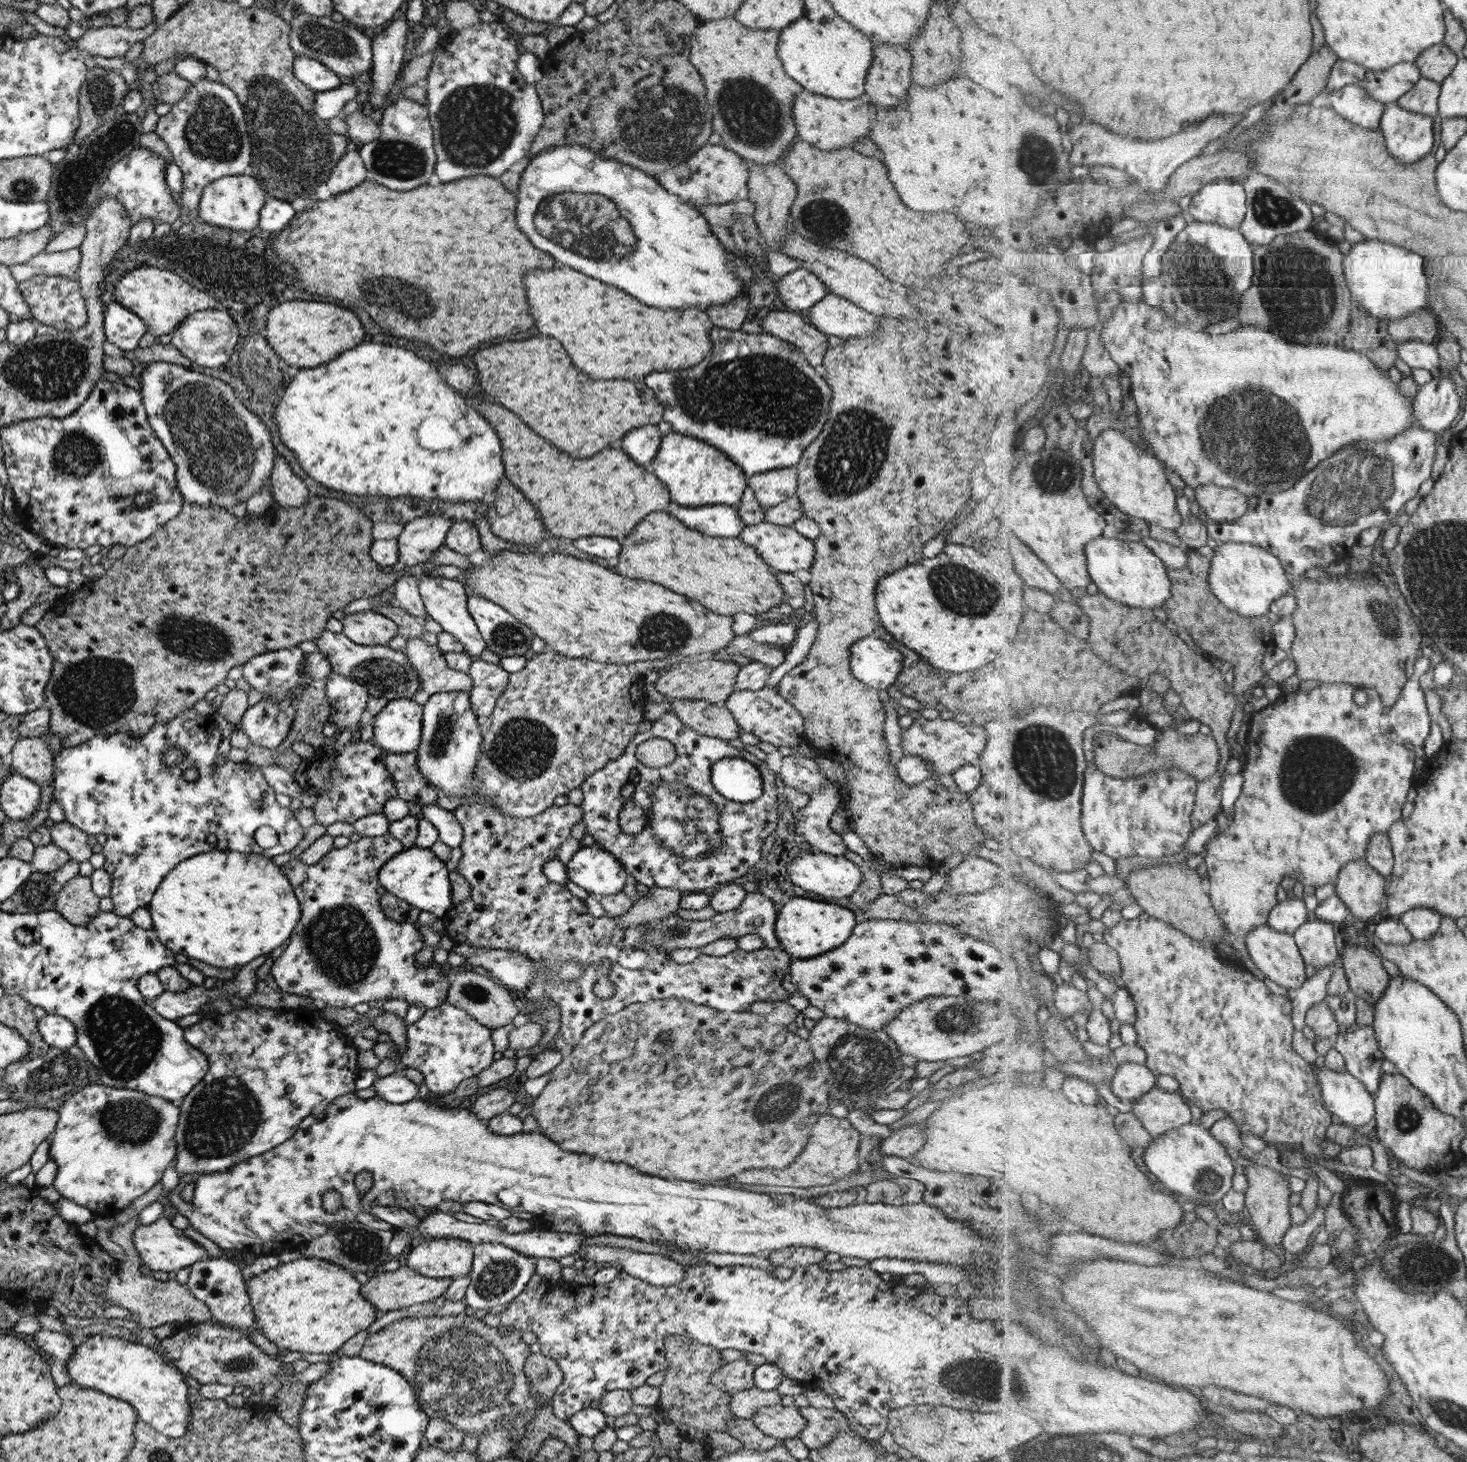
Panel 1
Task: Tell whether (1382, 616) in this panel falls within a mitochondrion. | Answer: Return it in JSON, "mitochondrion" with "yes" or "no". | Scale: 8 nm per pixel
{"mitochondrion":"yes"}

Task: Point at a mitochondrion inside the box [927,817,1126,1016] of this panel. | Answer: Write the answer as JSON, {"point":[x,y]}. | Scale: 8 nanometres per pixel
{"point":[951,833]}

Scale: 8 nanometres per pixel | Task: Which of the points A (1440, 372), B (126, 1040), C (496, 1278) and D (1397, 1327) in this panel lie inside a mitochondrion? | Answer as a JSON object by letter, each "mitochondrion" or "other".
{"A":"other","B":"mitochondrion","C":"mitochondrion","D":"other"}

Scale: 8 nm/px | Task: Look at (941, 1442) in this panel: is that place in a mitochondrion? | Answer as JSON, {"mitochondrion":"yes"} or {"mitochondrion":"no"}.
{"mitochondrion":"no"}

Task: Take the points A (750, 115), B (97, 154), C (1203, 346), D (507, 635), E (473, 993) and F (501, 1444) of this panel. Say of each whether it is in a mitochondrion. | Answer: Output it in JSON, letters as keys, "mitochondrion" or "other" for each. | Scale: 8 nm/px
{"A":"mitochondrion","B":"mitochondrion","C":"other","D":"mitochondrion","E":"mitochondrion","F":"other"}

